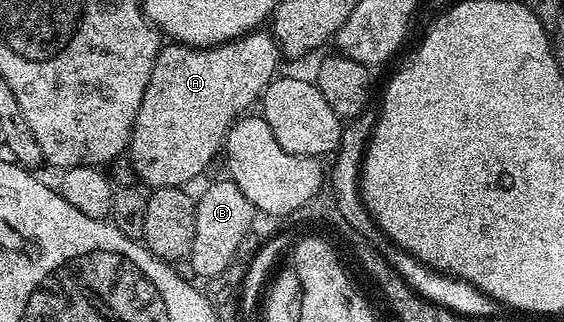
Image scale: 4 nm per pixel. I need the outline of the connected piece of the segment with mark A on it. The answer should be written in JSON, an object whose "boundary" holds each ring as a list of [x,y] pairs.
{"boundary":[[[257,28],[250,34],[243,34],[233,42],[221,46],[186,46],[183,44],[161,45],[160,54],[152,63],[150,84],[138,116],[132,125],[132,136],[128,140],[127,157],[132,157],[132,166],[145,187],[158,186],[187,187],[223,151],[224,139],[232,123],[245,113],[252,101],[259,99],[268,83],[277,77],[276,65],[282,62],[280,47],[267,29]]]}

